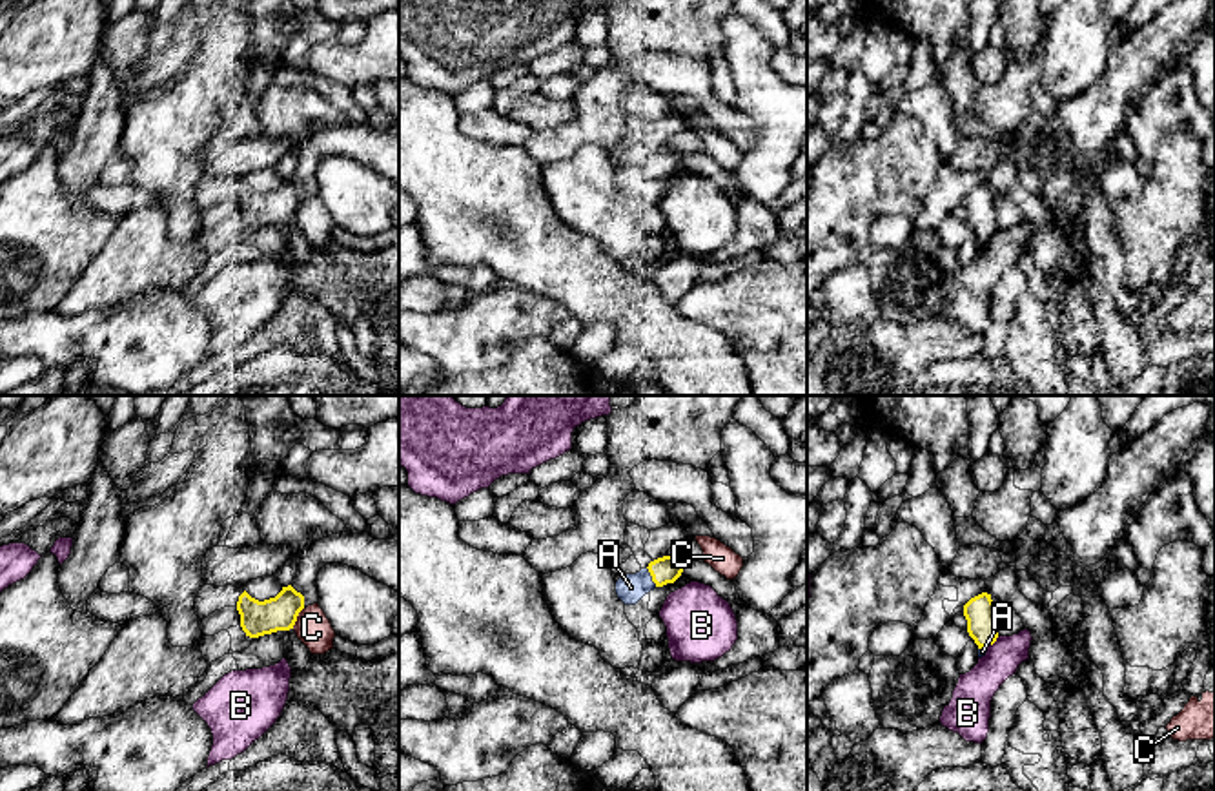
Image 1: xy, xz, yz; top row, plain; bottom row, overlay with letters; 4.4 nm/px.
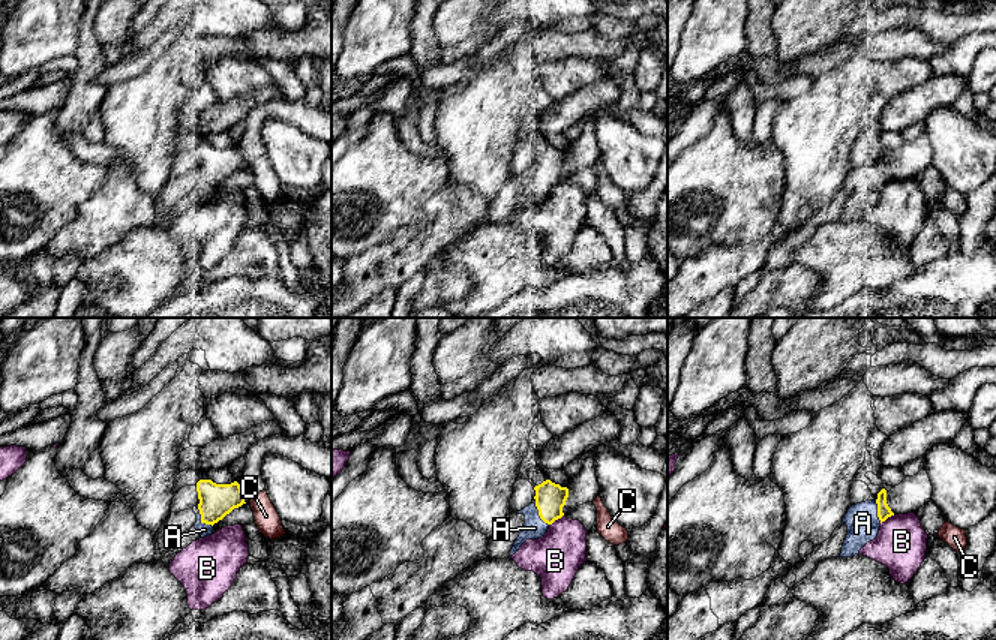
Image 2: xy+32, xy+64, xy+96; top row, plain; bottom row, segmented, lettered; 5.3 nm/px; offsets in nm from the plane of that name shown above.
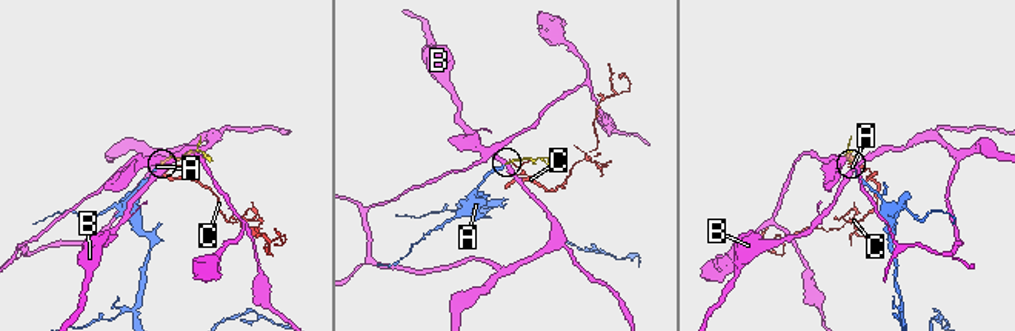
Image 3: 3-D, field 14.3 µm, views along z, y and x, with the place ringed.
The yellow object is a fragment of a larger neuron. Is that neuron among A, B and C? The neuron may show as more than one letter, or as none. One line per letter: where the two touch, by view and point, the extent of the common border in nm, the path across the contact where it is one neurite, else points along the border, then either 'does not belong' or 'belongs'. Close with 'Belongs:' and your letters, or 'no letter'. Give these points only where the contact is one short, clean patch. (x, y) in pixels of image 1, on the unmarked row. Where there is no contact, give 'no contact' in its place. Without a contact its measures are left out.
A: meets yellow in xz at (651, 166); contact 100 nm long; belongs
B: meets yellow in yz at (993, 234); contact 80 nm long; does not belong
C: meets yellow in xy at (296, 210); contact 110 nm long; border along xy (303, 199), (292, 219); does not belong
Belongs: A

